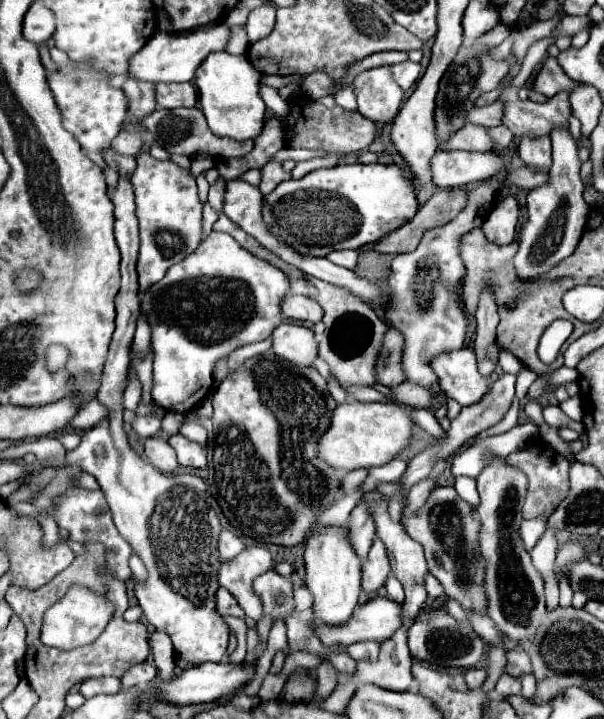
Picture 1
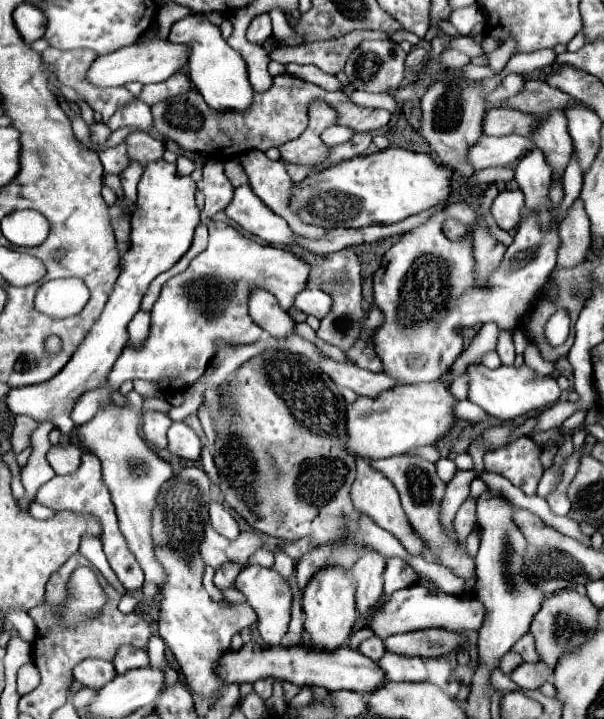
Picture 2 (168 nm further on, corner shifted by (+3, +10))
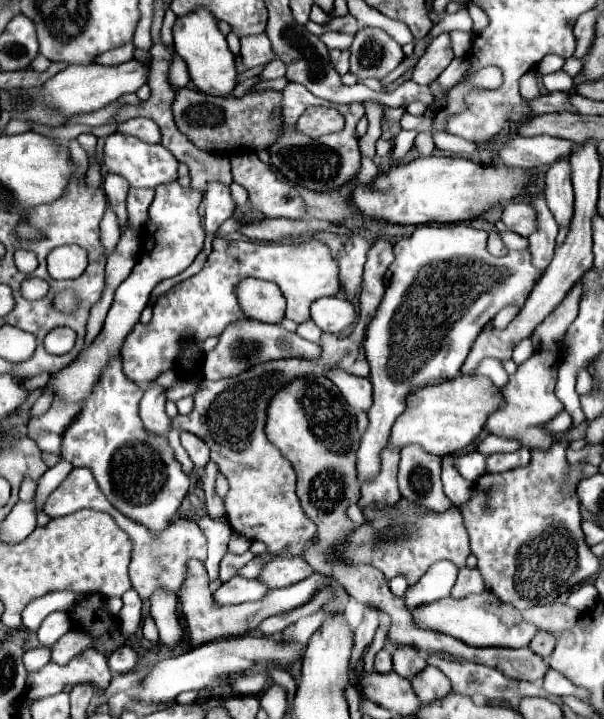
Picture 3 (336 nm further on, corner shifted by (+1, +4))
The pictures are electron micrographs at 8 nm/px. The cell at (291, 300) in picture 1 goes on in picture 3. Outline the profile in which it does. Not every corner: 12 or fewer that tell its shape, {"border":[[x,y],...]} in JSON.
{"border":[[326,296],[310,306],[322,332],[342,334],[352,326],[352,302]]}

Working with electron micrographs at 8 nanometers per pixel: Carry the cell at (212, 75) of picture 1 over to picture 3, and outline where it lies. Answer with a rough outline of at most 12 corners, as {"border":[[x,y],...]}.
{"border":[[206,8],[176,18],[174,48],[200,92],[232,96],[234,54]]}

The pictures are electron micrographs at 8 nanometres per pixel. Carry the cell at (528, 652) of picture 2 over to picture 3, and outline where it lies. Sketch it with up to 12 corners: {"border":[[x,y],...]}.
{"border":[[538,632],[530,650],[548,658],[554,650],[556,638],[548,632]]}

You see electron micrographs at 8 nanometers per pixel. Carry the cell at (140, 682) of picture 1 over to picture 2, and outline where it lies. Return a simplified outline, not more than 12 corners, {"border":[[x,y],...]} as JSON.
{"border":[[122,646],[114,656],[114,668],[124,674],[148,666],[146,650]]}

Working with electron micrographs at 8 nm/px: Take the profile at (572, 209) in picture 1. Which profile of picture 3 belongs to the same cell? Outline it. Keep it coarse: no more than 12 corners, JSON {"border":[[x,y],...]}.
{"border":[[422,224],[394,246],[366,332],[374,404],[358,480],[406,394],[460,374],[482,328],[526,302],[530,250]]}

